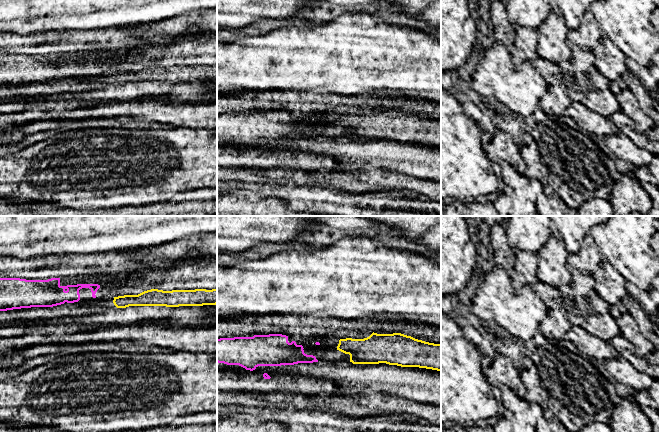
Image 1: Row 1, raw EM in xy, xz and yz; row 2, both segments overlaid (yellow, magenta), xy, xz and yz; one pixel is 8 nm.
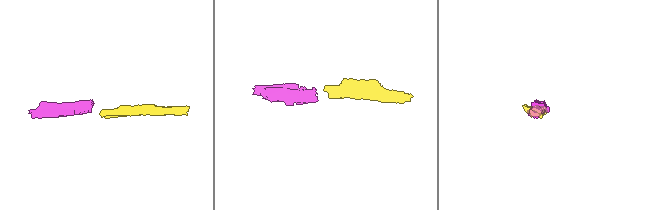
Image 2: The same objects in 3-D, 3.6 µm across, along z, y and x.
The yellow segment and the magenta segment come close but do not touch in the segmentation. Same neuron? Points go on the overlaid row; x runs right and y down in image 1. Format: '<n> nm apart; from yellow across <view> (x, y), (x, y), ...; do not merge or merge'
140 nm apart; from yellow across xy (114, 297), (99, 287); do not merge

